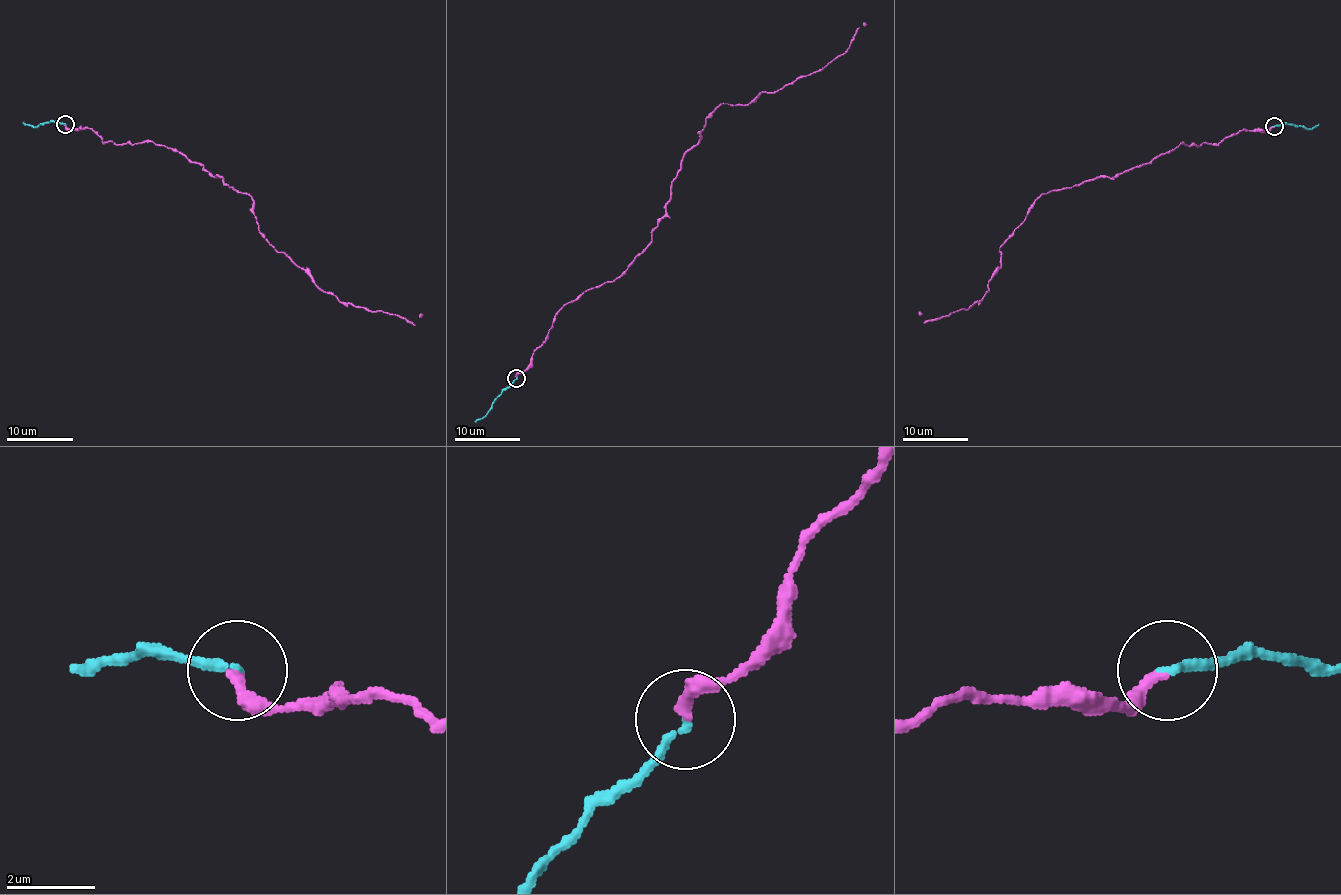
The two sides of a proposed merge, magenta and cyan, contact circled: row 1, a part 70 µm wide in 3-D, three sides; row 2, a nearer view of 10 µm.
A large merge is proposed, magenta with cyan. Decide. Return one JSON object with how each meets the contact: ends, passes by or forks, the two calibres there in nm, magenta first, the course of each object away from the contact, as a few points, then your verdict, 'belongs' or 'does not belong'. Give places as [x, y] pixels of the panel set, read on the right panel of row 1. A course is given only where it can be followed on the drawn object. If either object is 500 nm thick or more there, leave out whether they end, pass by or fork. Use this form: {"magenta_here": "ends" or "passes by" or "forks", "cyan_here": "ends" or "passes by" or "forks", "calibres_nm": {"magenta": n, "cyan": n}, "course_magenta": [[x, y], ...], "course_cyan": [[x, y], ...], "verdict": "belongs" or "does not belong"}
{"magenta_here": "ends", "cyan_here": "ends", "calibres_nm": {"magenta": 260, "cyan": 180}, "course_magenta": [[1273, 126], [1181, 143], [1111, 177], [1049, 190], [1000, 247], [1002, 267], [980, 300], [923, 323], [918, 311]], "course_cyan": [[1273, 126], [1288, 123], [1312, 128], [1319, 123]], "verdict": "does not belong"}

